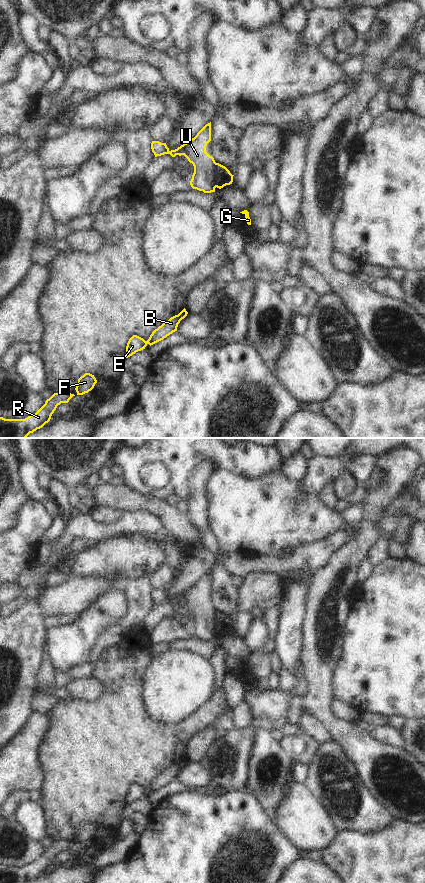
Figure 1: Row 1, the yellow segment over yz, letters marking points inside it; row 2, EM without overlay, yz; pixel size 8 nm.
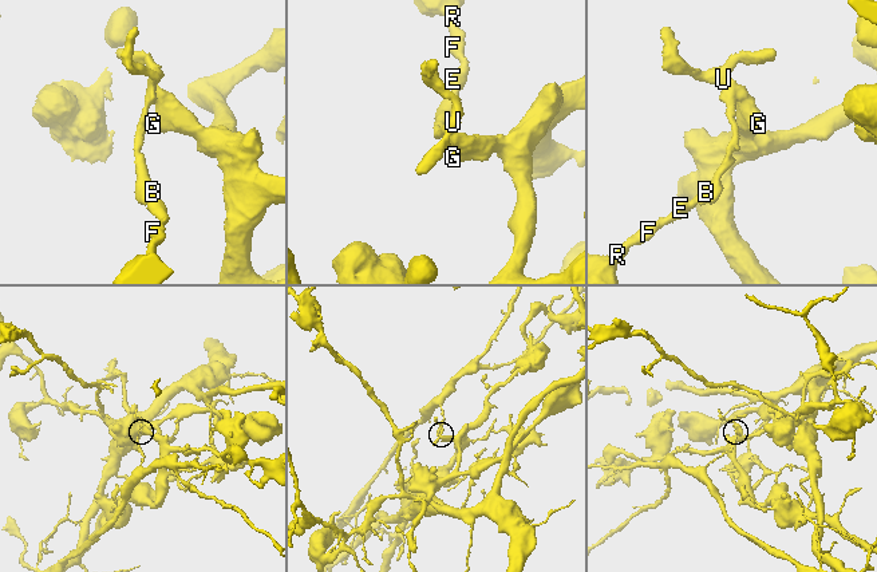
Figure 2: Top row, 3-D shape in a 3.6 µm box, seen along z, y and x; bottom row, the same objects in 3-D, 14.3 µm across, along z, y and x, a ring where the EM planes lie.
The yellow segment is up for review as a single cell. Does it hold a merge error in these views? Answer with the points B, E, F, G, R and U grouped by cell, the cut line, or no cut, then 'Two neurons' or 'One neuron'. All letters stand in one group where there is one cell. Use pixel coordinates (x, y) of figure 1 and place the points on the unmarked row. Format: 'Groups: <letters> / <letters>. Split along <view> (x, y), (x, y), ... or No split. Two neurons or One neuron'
Groups: B E F R U / G. Split along yz (216, 611), (214, 614), (215, 634). Two neurons

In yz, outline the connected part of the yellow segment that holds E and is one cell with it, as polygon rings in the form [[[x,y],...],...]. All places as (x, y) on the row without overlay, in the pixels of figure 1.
[[[184,756],[178,763],[171,765],[168,769],[155,777],[147,789],[137,783],[133,783],[126,794],[126,806],[145,797],[148,792],[151,794],[177,779],[178,772],[187,764],[187,762],[188,760]]]

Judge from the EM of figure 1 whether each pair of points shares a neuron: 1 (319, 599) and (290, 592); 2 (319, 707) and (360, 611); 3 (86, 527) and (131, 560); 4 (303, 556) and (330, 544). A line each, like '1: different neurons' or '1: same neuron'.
1: different neurons
2: different neurons
3: different neurons
4: same neuron

